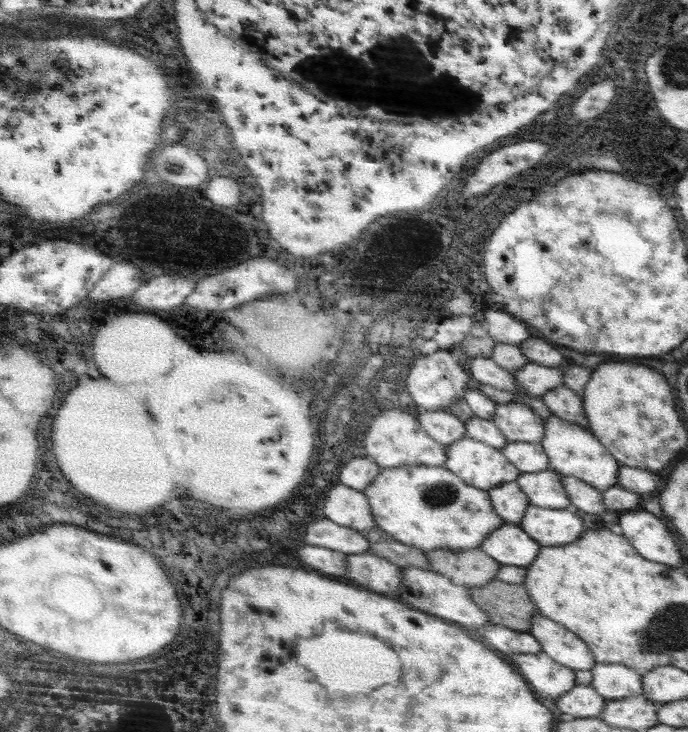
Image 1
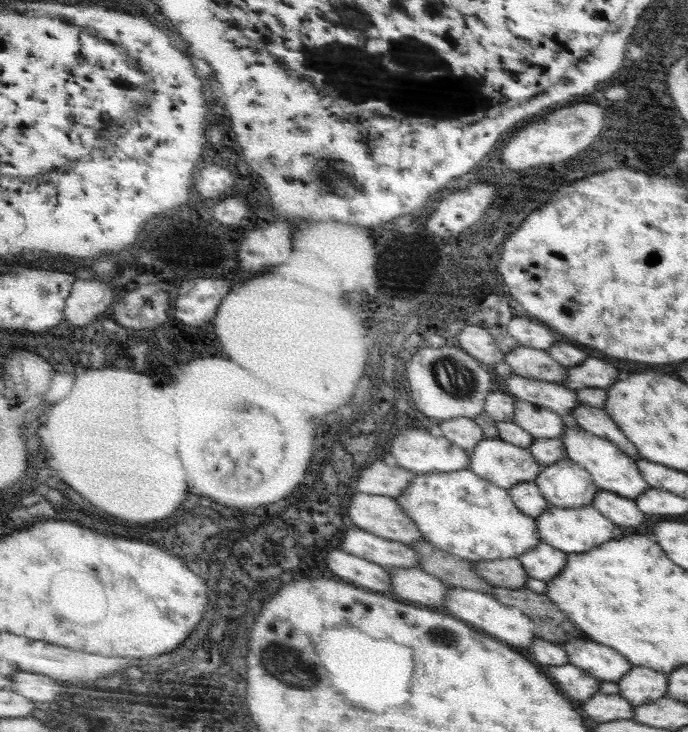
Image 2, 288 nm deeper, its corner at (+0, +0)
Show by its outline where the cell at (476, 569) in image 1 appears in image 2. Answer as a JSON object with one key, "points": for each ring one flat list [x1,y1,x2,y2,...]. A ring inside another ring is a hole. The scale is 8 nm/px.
{"points":[[497,558,497,560,475,560,469,562,477,578,483,578,491,588,523,588,527,582,525,570,517,558]]}

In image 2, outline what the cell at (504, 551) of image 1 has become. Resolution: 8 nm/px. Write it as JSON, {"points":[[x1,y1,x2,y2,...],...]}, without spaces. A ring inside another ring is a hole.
{"points":[[539,542,535,548,523,552,521,556,517,556,517,560,521,562,523,570,525,570,525,576,529,578,537,578,537,580,551,580,555,578,563,564,565,564,565,552,545,544,545,542]]}

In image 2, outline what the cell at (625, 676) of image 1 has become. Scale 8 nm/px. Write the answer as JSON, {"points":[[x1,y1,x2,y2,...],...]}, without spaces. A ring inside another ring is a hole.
{"points":[[631,666,631,670,627,670,627,674,623,674,615,684,619,686,617,696,627,700,631,706,653,704,667,696,667,676,647,666]]}

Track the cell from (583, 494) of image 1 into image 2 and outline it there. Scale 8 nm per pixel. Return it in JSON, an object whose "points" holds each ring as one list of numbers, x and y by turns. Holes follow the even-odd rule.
{"points":[[595,490,589,506,599,510,599,514,603,514,615,526,639,526,643,522,643,514,637,510,633,500,621,498,607,490]]}

